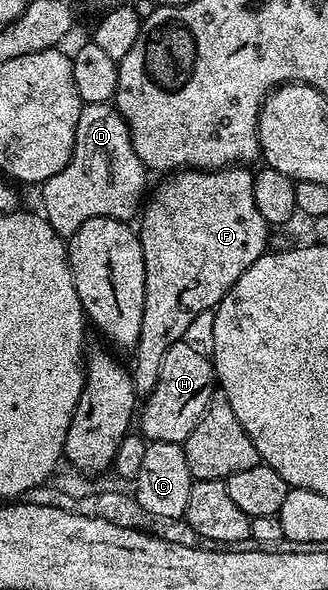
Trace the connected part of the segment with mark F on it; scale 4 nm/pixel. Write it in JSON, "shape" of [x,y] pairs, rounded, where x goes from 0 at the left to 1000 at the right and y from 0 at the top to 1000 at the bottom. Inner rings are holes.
{"shape":[[[716,281],[710,285],[646,285],[619,288],[613,285],[561,285],[534,288],[503,300],[506,305],[470,325],[470,334],[442,341],[439,351],[427,359],[427,375],[433,381],[418,381],[421,408],[439,424],[439,541],[427,544],[427,573],[421,575],[418,590],[405,592],[409,624],[393,625],[402,641],[402,654],[412,666],[424,673],[442,675],[454,671],[476,651],[476,641],[488,641],[488,620],[500,614],[500,600],[512,600],[512,593],[543,576],[558,575],[570,566],[567,561],[591,549],[601,536],[616,536],[662,522],[665,515],[683,505],[683,498],[695,498],[695,492],[707,492],[707,485],[732,471],[732,464],[744,464],[744,458],[756,458],[756,451],[768,451],[768,444],[780,444],[796,434],[811,432],[817,415],[811,415],[811,392],[817,381],[805,363],[793,363],[793,356],[780,356],[780,334],[768,329],[768,315],[774,314],[774,292],[750,281]]]}

